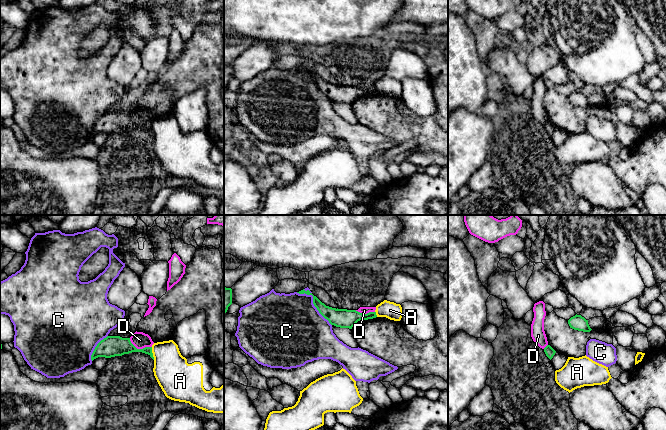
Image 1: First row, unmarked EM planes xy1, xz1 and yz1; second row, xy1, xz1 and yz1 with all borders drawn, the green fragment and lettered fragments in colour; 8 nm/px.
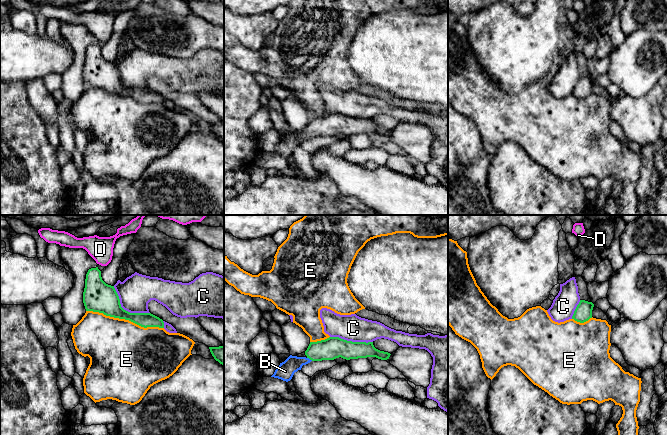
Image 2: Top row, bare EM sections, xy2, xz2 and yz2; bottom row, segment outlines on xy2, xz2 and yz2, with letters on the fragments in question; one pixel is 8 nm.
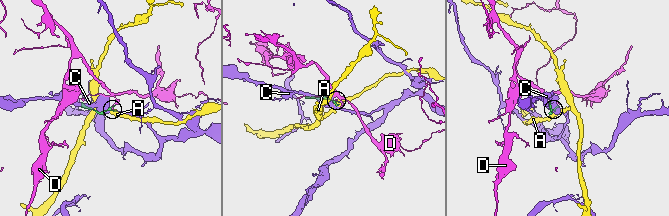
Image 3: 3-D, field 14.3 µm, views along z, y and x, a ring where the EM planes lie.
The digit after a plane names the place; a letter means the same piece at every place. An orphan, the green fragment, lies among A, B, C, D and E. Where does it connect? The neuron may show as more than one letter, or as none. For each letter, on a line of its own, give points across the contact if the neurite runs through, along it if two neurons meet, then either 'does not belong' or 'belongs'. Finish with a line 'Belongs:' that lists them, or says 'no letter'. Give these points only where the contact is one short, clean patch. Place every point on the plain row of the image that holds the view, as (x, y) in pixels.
A: border xy1 (151, 123), (154, 135); does not belong
B: way xz2 (331, 124), (319, 126), (310, 135), (293, 139), (285, 147); belongs
C: does not belong
D: border xy1 (129, 114), (137, 124), (151, 123); does not belong
E: does not belong
Belongs: B

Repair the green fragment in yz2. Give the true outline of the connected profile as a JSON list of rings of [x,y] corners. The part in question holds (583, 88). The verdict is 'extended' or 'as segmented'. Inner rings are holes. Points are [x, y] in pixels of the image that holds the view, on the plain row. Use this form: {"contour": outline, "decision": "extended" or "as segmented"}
{"contour": [[[580,76],[574,87],[572,95],[580,99],[588,97],[590,94],[592,94],[593,83],[594,80],[592,78]]], "decision": "as segmented"}

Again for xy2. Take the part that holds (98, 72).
{"contour": [[[98,43],[89,45],[86,50],[83,79],[86,87],[129,96],[144,104],[164,104],[163,96],[151,89],[130,89],[124,86],[114,62],[102,56]]], "decision": "as segmented"}

